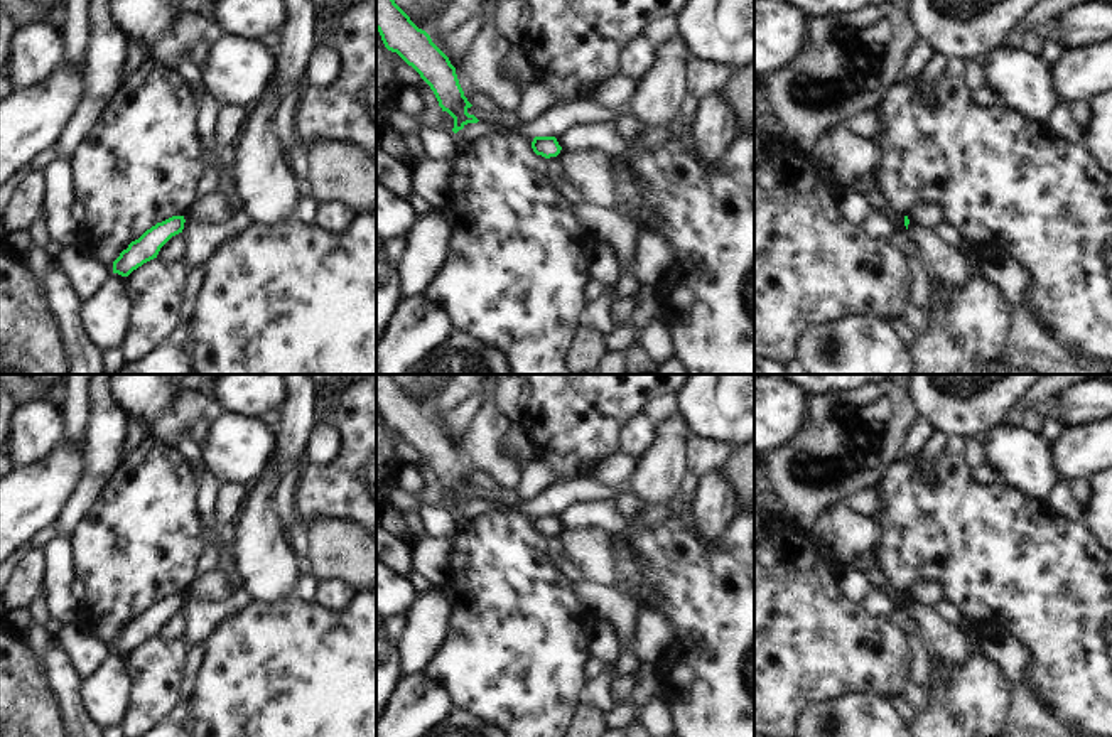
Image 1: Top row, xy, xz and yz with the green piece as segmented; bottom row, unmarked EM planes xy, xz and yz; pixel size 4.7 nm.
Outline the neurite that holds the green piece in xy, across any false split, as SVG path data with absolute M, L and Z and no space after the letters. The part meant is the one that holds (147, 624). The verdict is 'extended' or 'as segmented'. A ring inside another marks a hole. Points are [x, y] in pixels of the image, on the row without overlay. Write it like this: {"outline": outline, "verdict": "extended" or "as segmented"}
{"outline": "M172 594L147 607L138 617L132 619L127 627L113 639L113 651L128 654L143 641L157 636L160 626L184 607L184 594Z", "verdict": "as segmented"}

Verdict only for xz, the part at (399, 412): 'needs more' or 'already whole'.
already whole

